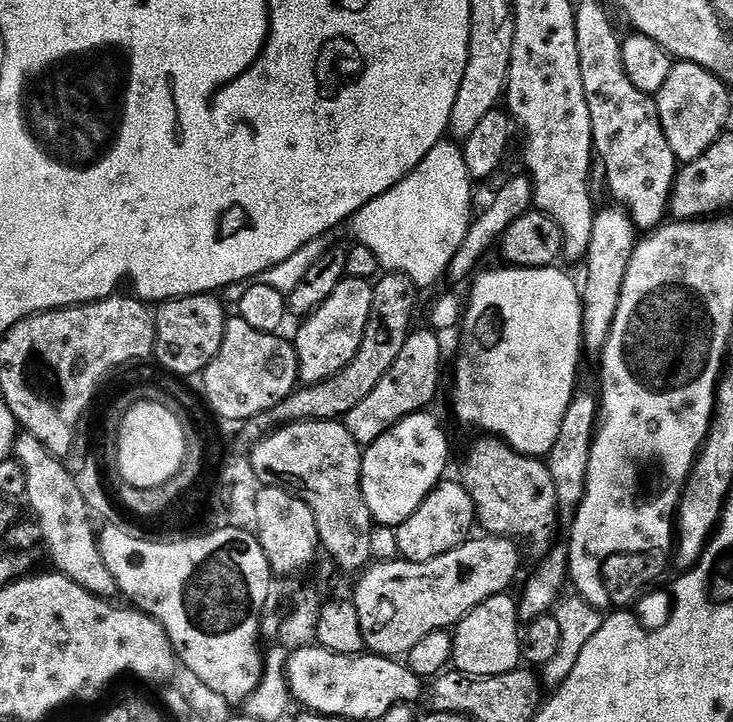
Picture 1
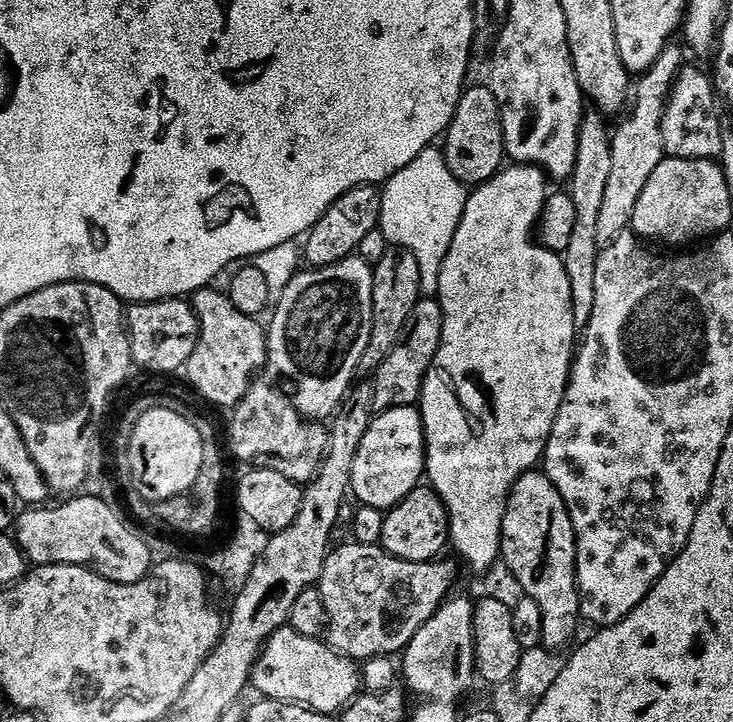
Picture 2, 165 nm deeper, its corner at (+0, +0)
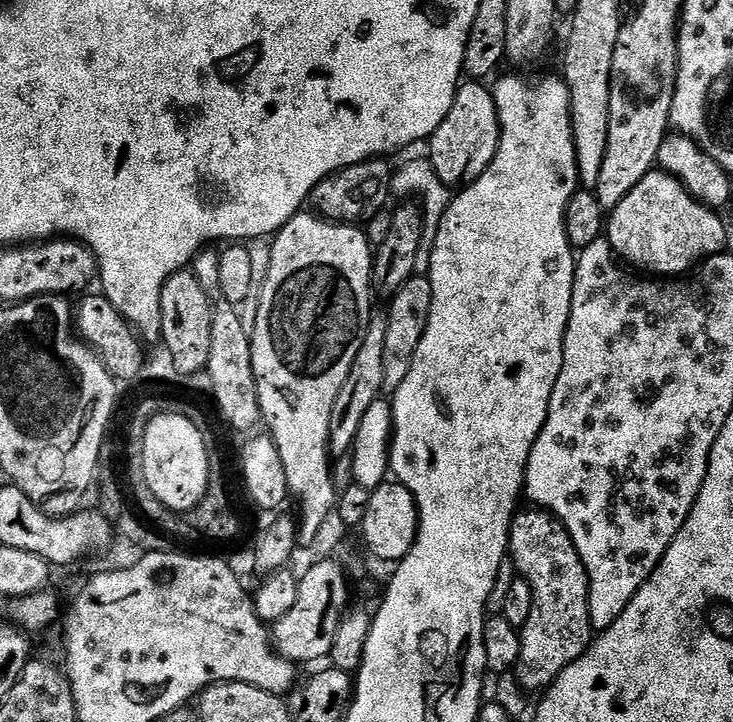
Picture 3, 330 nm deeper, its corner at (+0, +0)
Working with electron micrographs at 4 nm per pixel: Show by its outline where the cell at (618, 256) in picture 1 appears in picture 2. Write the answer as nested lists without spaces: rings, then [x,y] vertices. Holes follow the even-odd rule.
[[[669,46],[660,55],[658,62],[654,62],[652,69],[635,81],[634,95],[623,117],[625,120],[611,133],[614,162],[610,165],[610,179],[598,217],[598,238],[602,242],[618,238],[631,229],[634,206],[638,206],[638,198],[642,198],[642,190],[646,190],[650,174],[654,174],[654,170],[658,170],[658,166],[666,158],[662,146],[662,118],[681,67],[679,50],[676,46]]]

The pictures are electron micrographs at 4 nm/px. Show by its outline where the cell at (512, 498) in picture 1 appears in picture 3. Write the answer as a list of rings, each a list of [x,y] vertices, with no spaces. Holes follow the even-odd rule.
[[[520,510],[513,516],[508,547],[511,563],[512,560],[516,563],[516,568],[520,571],[517,573],[527,580],[534,594],[530,618],[524,623],[524,627],[519,629],[520,661],[516,663],[514,676],[522,689],[539,693],[551,686],[562,674],[562,670],[569,668],[586,651],[594,639],[594,629],[588,609],[588,571],[580,560],[570,534],[551,512],[531,511]]]

